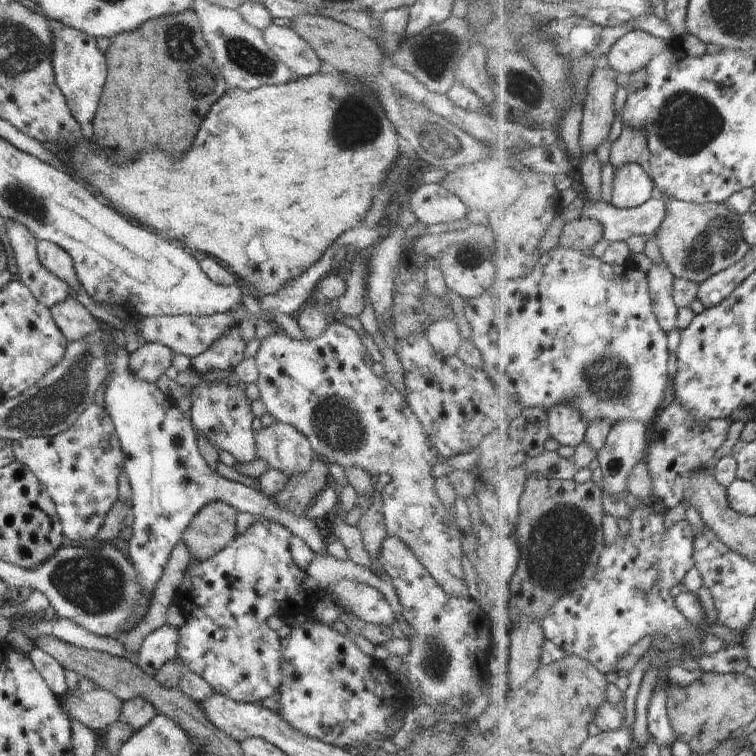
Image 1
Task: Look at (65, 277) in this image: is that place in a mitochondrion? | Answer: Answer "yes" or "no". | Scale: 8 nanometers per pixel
no

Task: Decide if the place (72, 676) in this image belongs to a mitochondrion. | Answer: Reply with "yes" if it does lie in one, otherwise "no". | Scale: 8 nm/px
no

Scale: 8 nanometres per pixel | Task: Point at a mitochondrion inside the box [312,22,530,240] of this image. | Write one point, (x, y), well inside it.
(358, 122)

